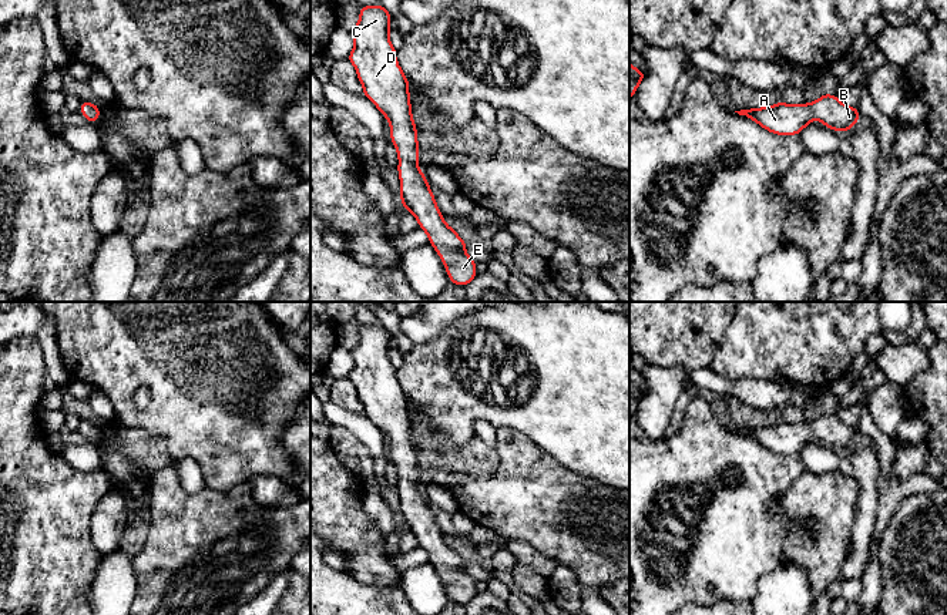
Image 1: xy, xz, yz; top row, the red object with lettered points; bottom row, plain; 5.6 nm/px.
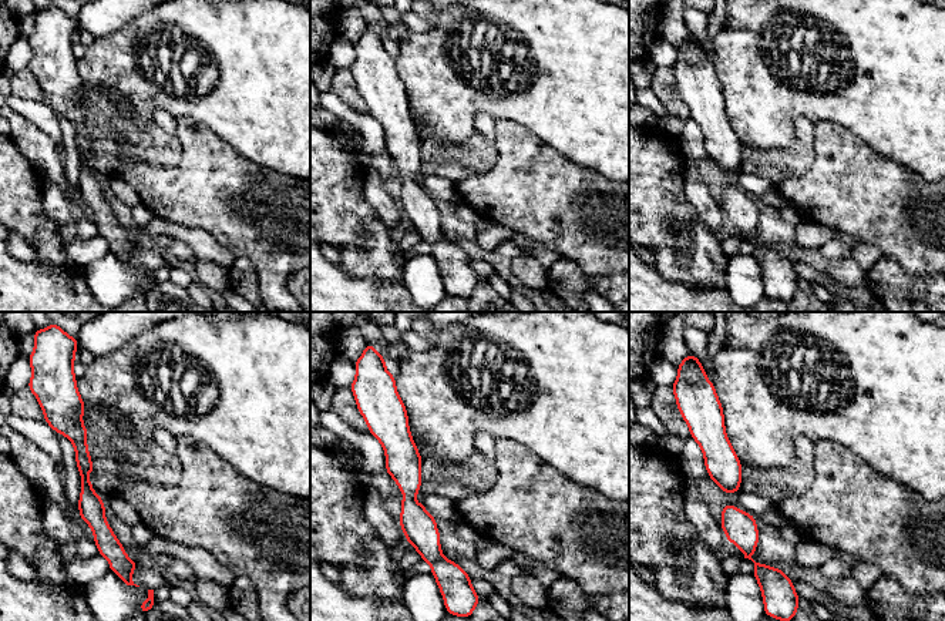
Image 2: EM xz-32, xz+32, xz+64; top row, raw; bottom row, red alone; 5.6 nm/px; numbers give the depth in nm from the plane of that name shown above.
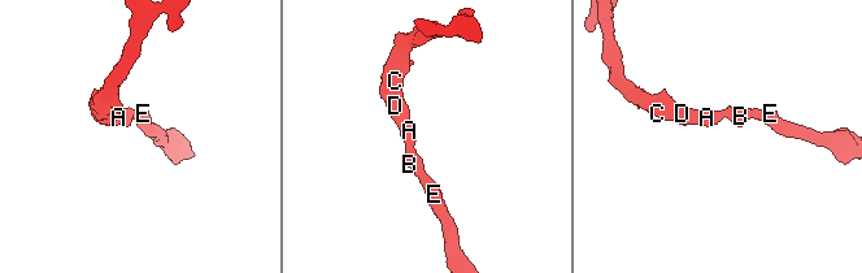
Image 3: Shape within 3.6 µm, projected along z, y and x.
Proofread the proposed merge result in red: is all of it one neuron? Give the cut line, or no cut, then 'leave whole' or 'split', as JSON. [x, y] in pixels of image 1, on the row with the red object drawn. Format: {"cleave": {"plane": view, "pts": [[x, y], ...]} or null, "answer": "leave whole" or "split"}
{"cleave": null, "answer": "leave whole"}

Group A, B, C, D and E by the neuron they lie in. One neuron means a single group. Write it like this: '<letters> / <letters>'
A B C D E

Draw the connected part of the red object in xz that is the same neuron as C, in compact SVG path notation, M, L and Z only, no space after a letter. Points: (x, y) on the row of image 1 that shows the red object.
M360 6L359 23L350 30L355 47L347 56L363 85L363 94L369 98L389 120L390 141L394 144L399 157L400 199L403 208L410 211L419 222L419 226L429 235L431 243L441 258L451 283L466 286L477 275L476 262L466 253L467 243L443 219L436 204L429 182L419 165L417 128L412 115L409 81L396 60L396 47L389 41L390 13L382 6Z

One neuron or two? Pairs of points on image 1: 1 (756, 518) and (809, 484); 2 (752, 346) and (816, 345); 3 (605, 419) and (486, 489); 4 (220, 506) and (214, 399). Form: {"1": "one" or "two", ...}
{"1": "two", "2": "one", "3": "two", "4": "two"}

